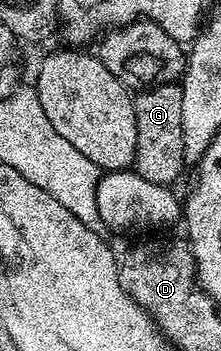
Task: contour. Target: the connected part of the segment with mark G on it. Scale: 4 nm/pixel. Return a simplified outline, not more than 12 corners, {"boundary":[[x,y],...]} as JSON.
{"boundary":[[180,85],[134,97],[132,169],[172,187],[187,166]]}

